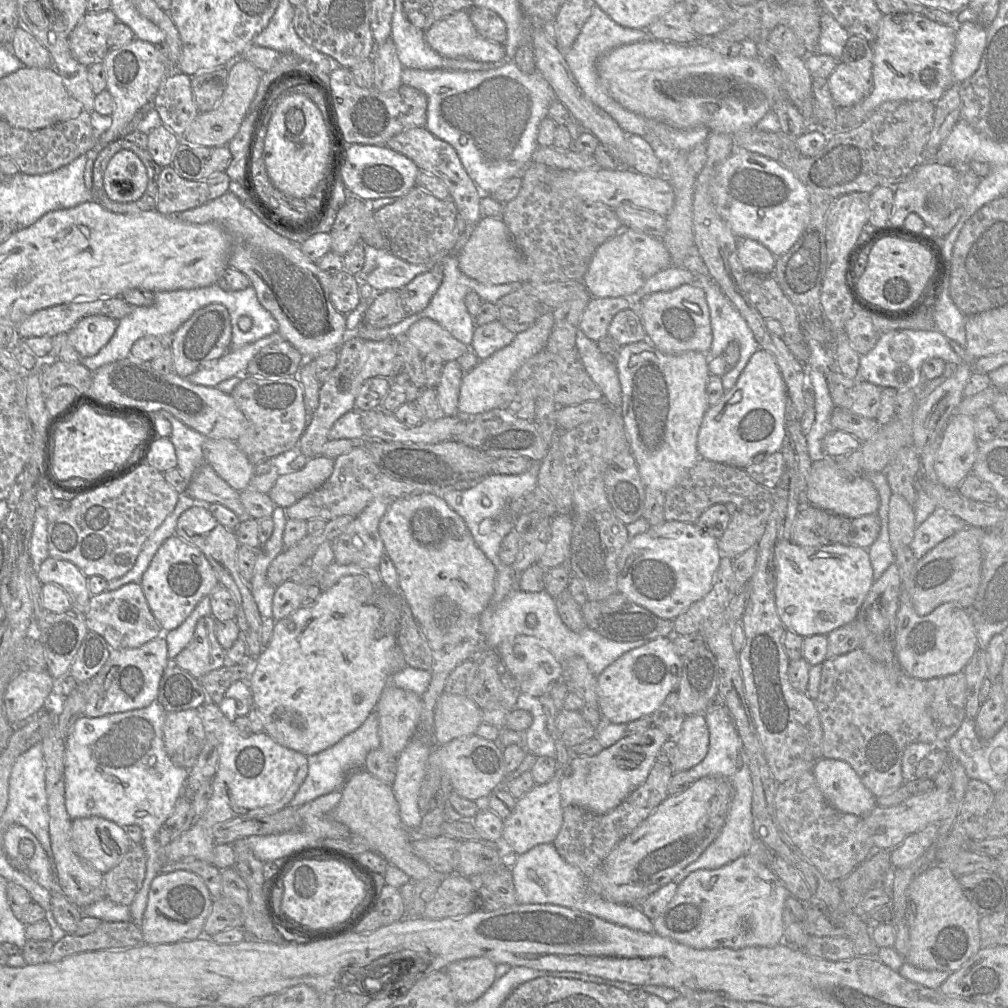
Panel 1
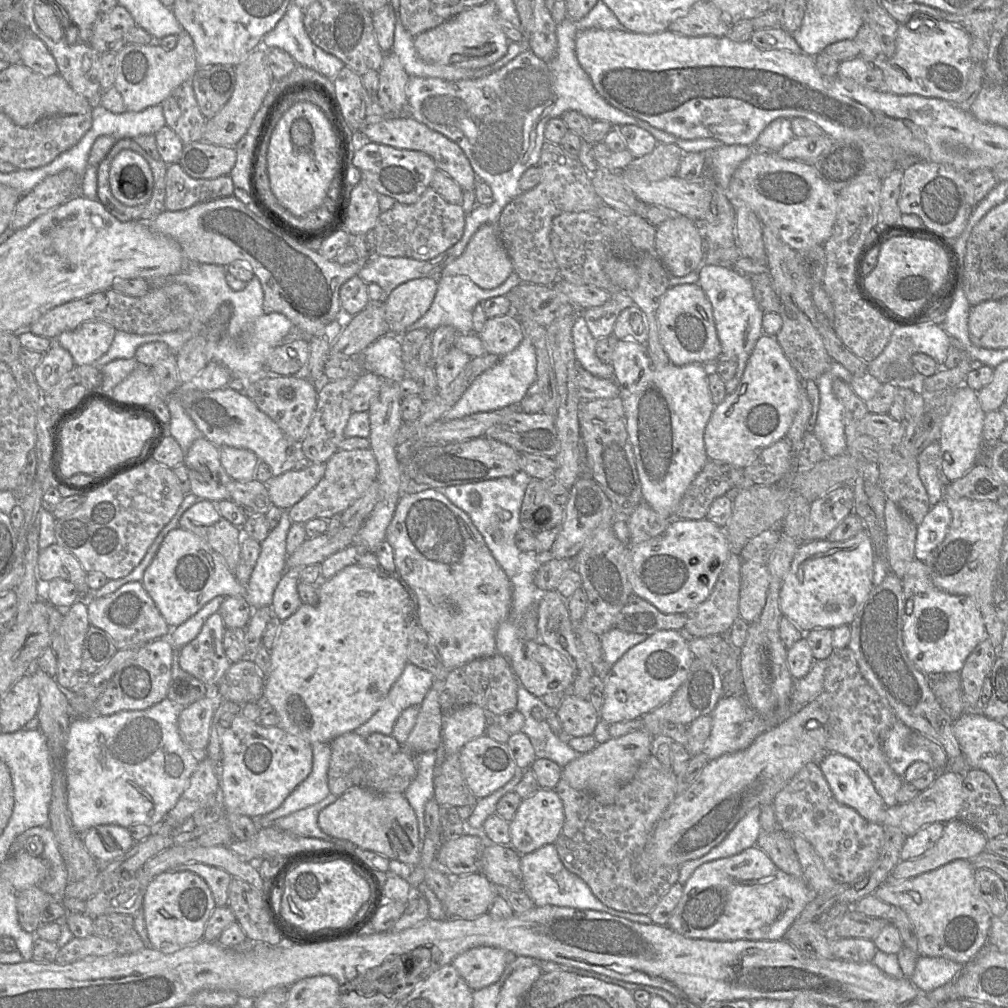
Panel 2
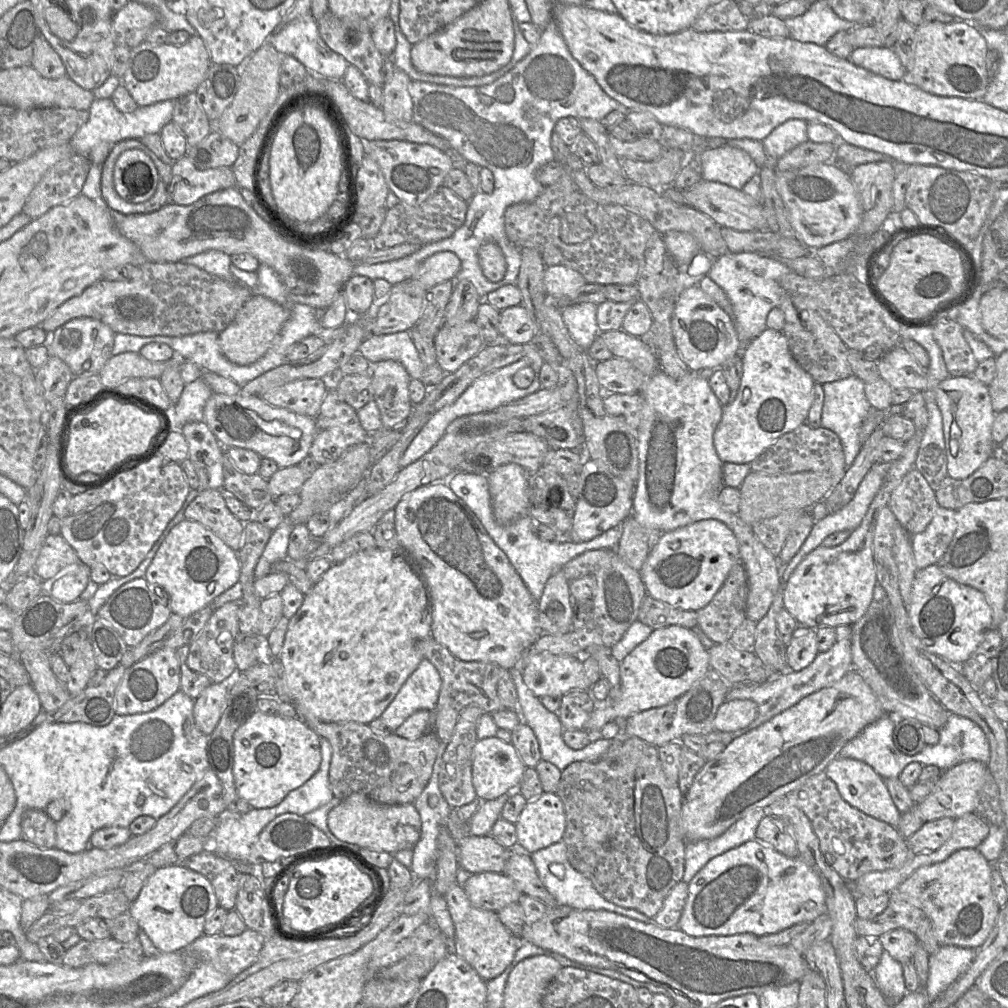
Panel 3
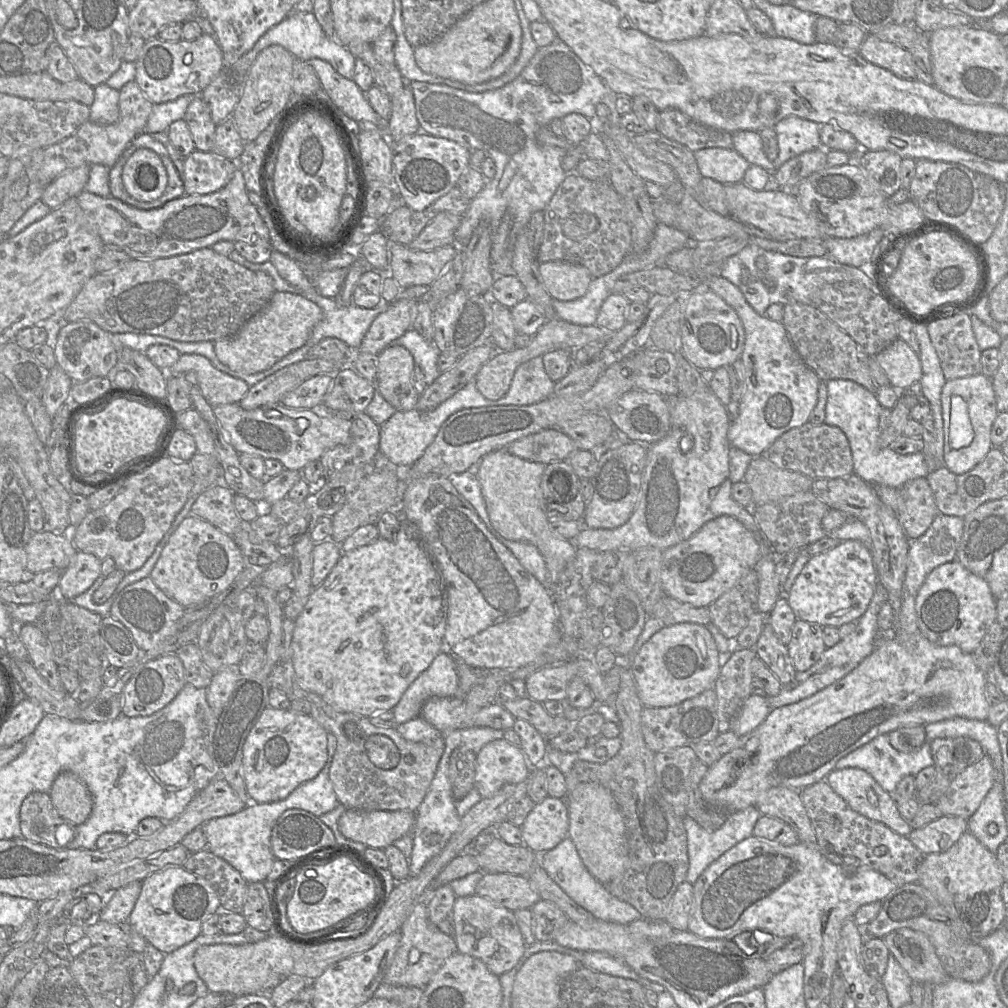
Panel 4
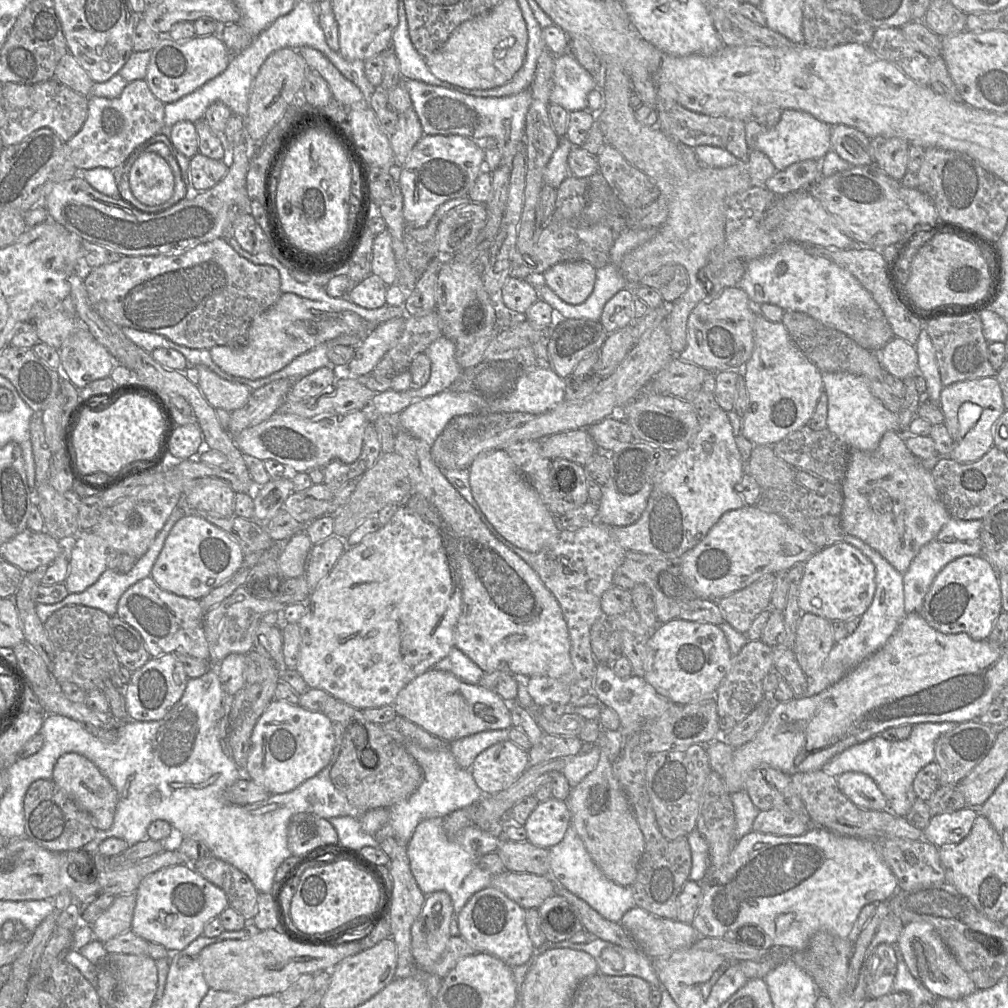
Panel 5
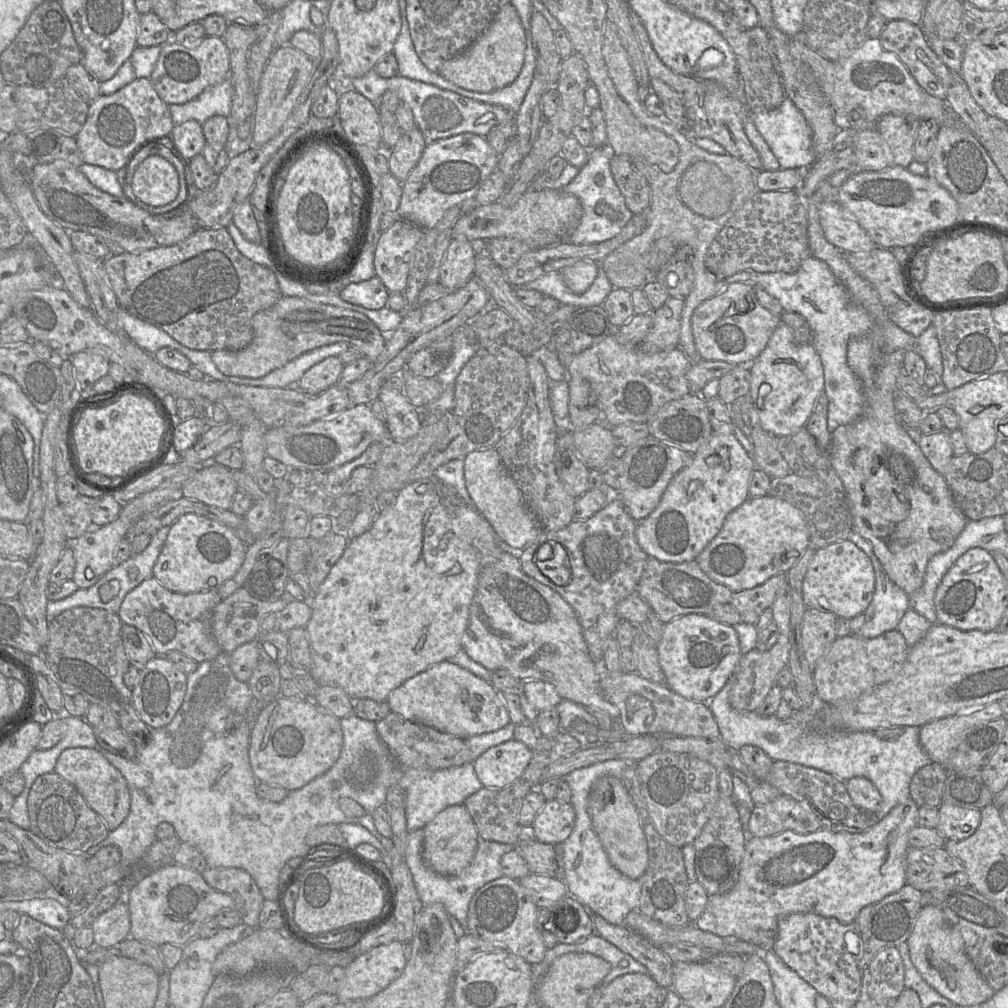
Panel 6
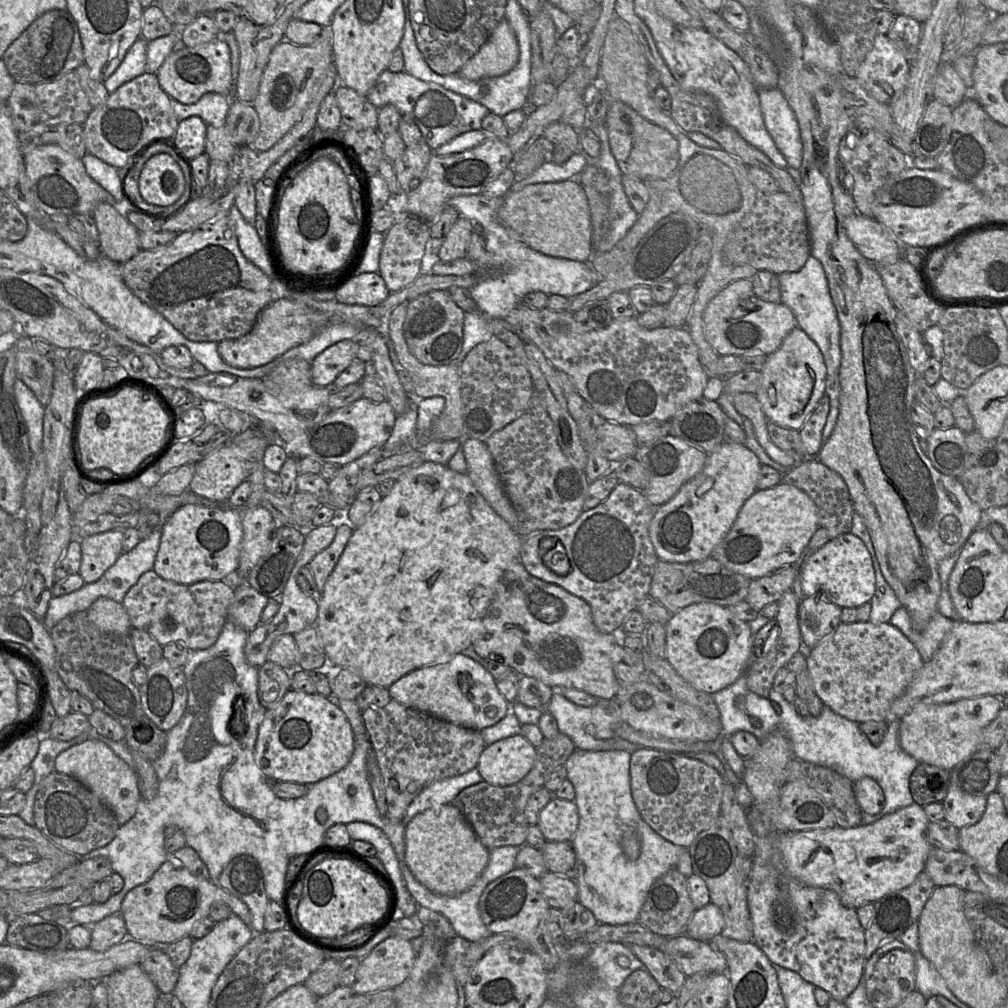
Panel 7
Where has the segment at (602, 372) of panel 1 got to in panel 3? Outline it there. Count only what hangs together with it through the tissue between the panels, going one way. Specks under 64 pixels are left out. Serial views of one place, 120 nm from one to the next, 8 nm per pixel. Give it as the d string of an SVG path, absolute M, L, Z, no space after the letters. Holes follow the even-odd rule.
M573 304L560 310L572 339L587 352L600 333L596 321L597 304Z

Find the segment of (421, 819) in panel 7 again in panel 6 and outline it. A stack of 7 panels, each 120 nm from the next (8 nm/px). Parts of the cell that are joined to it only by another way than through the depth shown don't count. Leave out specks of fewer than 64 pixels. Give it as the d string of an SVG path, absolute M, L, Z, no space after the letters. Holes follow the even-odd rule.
M463 804L445 808L423 830L423 860L433 871L446 876L456 876L472 862L477 850L479 834Z

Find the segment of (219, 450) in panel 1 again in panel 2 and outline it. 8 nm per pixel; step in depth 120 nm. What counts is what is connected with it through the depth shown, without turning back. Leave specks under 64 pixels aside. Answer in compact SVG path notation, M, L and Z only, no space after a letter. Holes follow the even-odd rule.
M219 447L220 460L227 474L236 481L248 482L255 478L259 458L244 448Z

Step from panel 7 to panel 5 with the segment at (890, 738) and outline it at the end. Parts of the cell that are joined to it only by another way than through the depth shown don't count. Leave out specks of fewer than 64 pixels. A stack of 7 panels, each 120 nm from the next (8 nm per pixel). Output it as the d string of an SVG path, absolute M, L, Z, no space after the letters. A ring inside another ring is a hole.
M953 722L919 723L913 725L910 736L901 741L888 741L880 735L876 735L837 754L821 770L833 777L838 777L845 772L864 773L875 781L890 802L912 787L917 773L922 768L935 762L936 741L956 726L957 724Z

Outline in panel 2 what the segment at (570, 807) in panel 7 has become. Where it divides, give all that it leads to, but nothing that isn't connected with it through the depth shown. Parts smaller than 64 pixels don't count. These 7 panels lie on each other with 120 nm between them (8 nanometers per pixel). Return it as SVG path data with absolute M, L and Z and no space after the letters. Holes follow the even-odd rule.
M539 788L533 795L522 799L509 822L510 845L520 854L525 855L553 844L564 825L564 807L555 789Z

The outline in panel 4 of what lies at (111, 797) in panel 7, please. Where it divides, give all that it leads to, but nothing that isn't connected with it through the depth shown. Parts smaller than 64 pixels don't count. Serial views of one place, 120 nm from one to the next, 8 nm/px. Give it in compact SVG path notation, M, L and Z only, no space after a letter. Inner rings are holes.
M71 772L57 776L49 795L59 815L75 826L83 824L92 812L93 800L87 786Z

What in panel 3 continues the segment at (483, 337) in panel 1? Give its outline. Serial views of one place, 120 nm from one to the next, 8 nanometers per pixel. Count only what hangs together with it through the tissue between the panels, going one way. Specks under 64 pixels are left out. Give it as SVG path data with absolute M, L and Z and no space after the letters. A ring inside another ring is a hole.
M522 305L508 307L500 312L499 333L509 344L530 343L537 325Z

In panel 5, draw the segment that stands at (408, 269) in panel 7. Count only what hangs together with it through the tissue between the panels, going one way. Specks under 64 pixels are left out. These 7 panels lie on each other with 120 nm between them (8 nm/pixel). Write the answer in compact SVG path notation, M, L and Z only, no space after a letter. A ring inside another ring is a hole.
M386 229L374 238L371 274L380 277L387 286L397 283L397 265L392 249L391 236Z

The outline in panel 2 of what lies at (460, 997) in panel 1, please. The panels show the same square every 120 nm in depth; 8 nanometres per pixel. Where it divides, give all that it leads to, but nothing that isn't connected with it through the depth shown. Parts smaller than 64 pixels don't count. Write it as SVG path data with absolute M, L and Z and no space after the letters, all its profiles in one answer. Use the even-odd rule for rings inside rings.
M479 946L458 955L452 965L473 991L496 983L504 972L507 951L498 947Z

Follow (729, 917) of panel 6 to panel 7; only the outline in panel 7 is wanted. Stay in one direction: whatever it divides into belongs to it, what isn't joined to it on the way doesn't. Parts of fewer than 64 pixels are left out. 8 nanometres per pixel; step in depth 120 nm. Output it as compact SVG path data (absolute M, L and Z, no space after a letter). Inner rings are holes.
M914 803L866 826L779 833L777 849L788 874L807 886L833 890L843 906L857 909L909 886L924 871L932 848L926 836L929 823L923 807ZM709 903L701 909L696 909L686 930L687 936L692 939L710 942L713 937L722 933L725 919L721 909Z

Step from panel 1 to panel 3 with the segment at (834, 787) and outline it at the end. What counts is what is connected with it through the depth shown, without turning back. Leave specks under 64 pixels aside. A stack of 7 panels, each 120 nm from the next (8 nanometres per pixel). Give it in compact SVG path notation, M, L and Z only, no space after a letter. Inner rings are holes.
M835 758L825 769L826 776L835 783L841 797L852 807L866 815L897 827L901 813L896 808L882 779L871 766L851 758Z

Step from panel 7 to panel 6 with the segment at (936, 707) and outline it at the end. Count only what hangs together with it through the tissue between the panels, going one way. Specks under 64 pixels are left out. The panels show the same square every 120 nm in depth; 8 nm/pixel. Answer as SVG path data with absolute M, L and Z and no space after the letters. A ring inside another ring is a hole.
M992 702L970 713L933 720L920 727L919 741L931 760L945 767L966 730L1003 715L999 703Z

